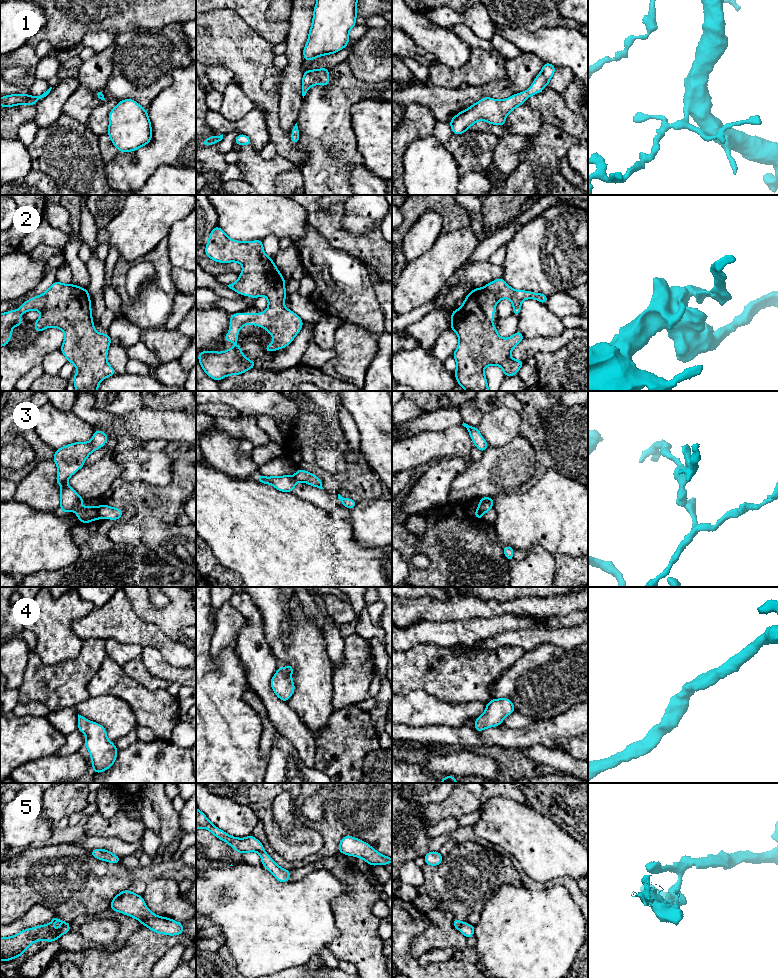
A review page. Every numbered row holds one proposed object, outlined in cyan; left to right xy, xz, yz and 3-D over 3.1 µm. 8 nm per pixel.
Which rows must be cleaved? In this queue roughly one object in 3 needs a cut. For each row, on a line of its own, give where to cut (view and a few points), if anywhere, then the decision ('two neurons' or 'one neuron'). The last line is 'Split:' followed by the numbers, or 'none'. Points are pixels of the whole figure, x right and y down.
1: no cut | one neuron
2: no cut | one neuron
3: xy (100, 506), (98, 518) | two neurons
4: no cut | one neuron
5: xy (67, 923), (62, 927), (58, 936) | two neurons
Split: 3, 5

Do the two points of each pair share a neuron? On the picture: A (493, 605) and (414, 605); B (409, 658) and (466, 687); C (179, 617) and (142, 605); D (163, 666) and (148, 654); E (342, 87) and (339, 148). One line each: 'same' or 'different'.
A: same
B: same
C: same
D: same
E: same

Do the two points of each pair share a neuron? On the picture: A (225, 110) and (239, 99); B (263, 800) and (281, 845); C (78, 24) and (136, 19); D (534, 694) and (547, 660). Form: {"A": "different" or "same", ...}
{"A": "same", "B": "same", "C": "same", "D": "same"}

